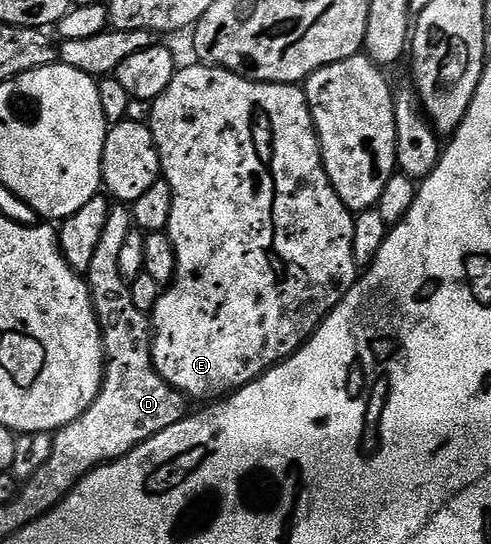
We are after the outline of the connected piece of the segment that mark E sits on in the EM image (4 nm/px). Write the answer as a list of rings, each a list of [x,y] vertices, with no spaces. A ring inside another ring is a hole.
[[[194,65],[184,70],[183,67],[176,69],[169,88],[165,88],[165,92],[161,92],[161,96],[149,106],[149,125],[157,144],[159,168],[172,189],[172,214],[165,232],[170,236],[175,249],[175,278],[160,293],[153,311],[151,355],[159,375],[188,399],[219,400],[249,385],[271,367],[287,361],[314,334],[335,305],[355,287],[357,267],[353,256],[353,228],[356,215],[347,209],[331,186],[323,167],[323,153],[319,147],[319,138],[315,135],[307,95],[298,85],[252,82],[250,78],[243,78],[231,70],[222,70],[220,66]]]

